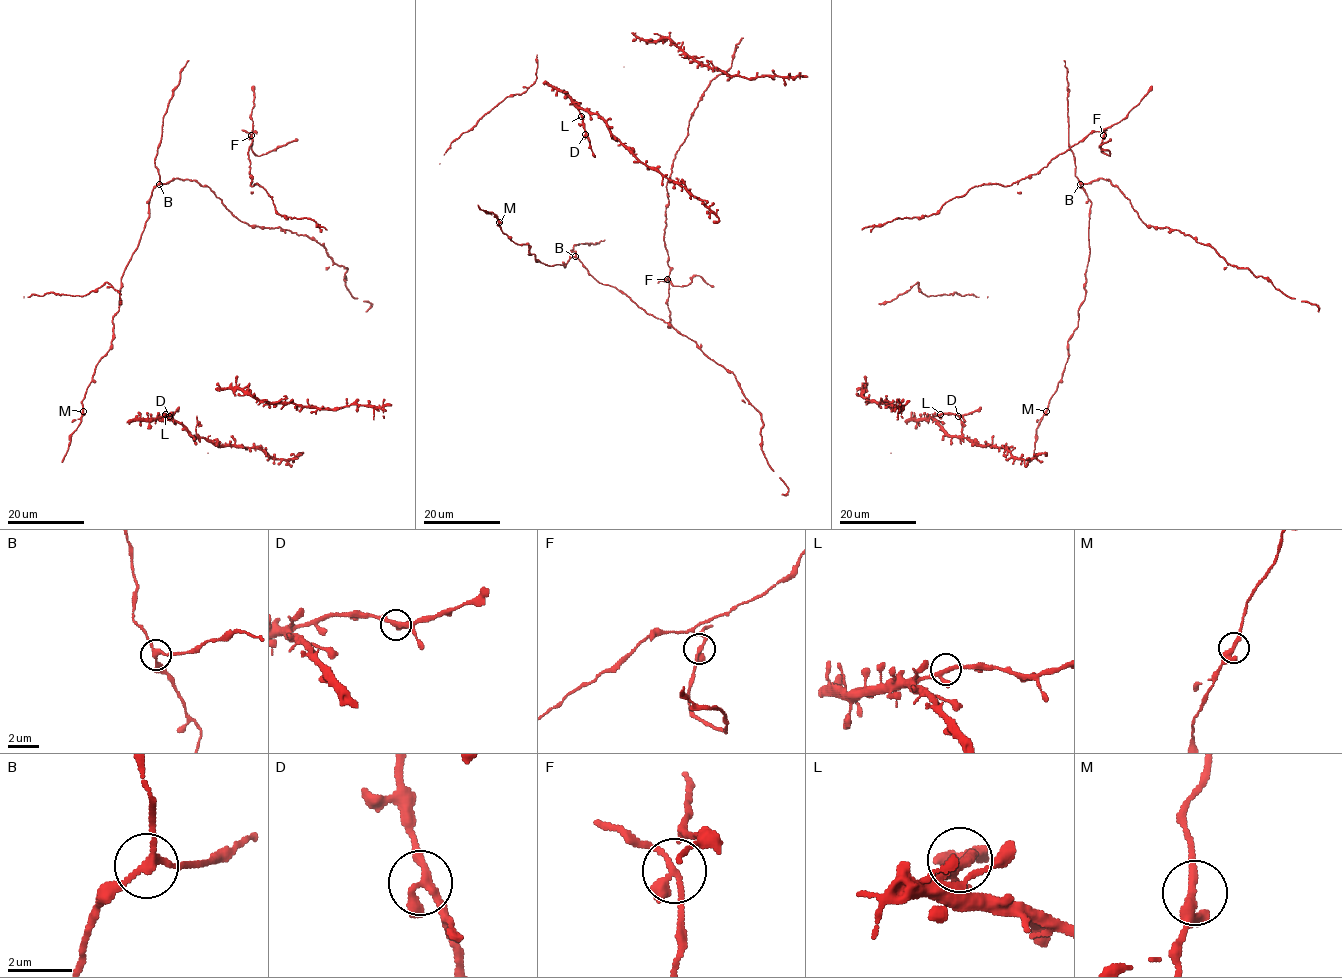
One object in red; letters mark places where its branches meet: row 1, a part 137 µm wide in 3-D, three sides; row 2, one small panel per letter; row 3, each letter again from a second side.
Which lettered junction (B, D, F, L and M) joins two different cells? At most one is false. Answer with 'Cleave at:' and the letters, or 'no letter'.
Cleave at: F

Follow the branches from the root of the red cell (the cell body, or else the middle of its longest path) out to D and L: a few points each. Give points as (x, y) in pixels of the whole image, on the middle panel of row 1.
D: (592, 151), (585, 134)
L: (592, 151), (581, 116)

